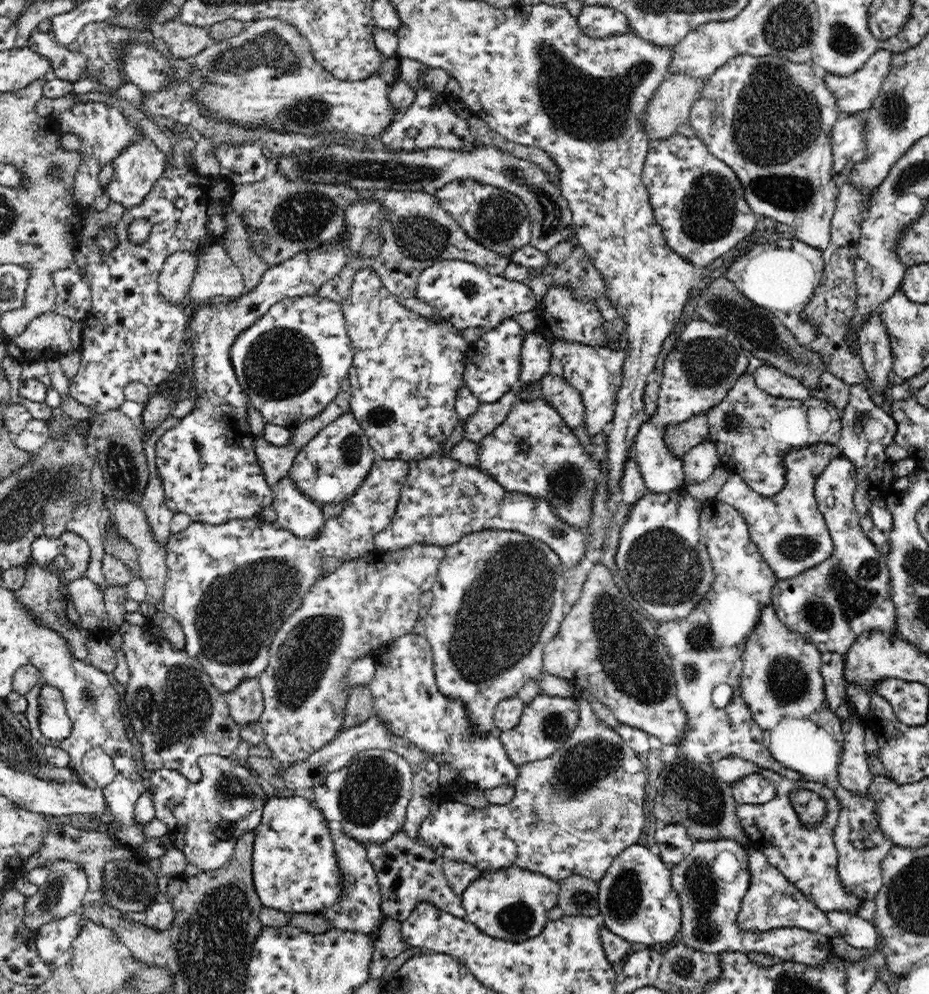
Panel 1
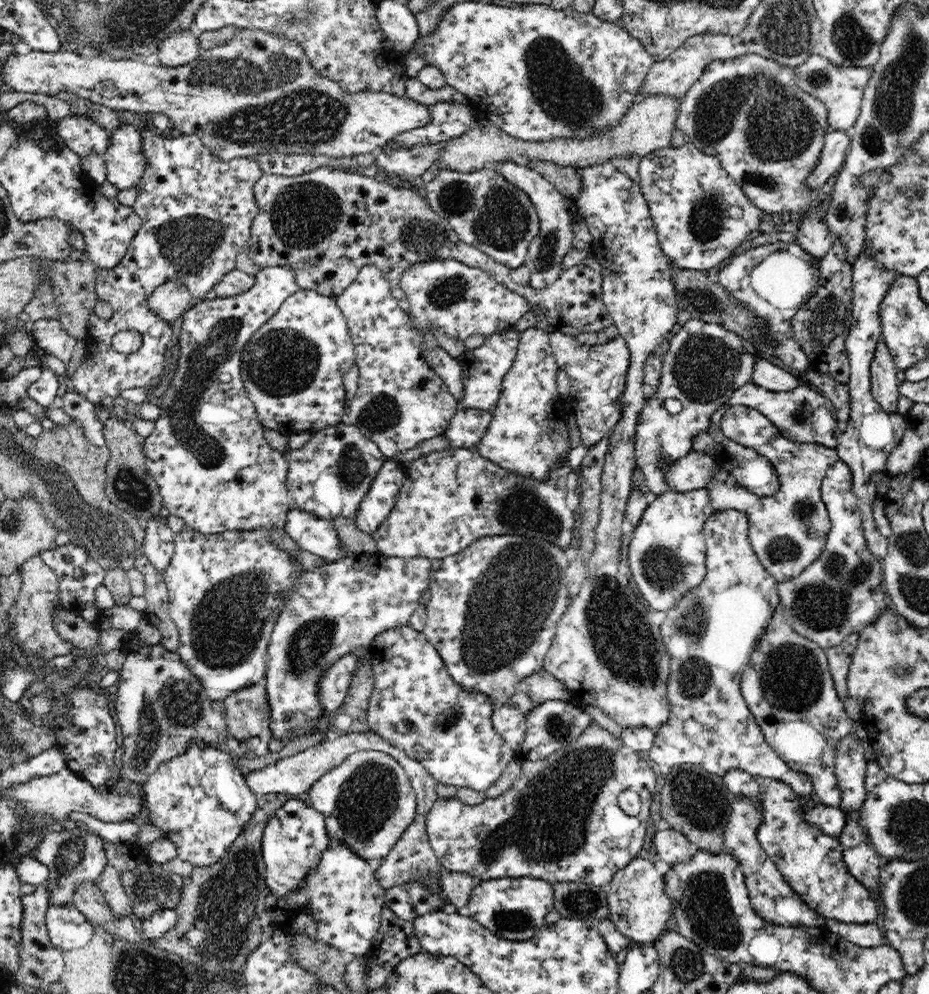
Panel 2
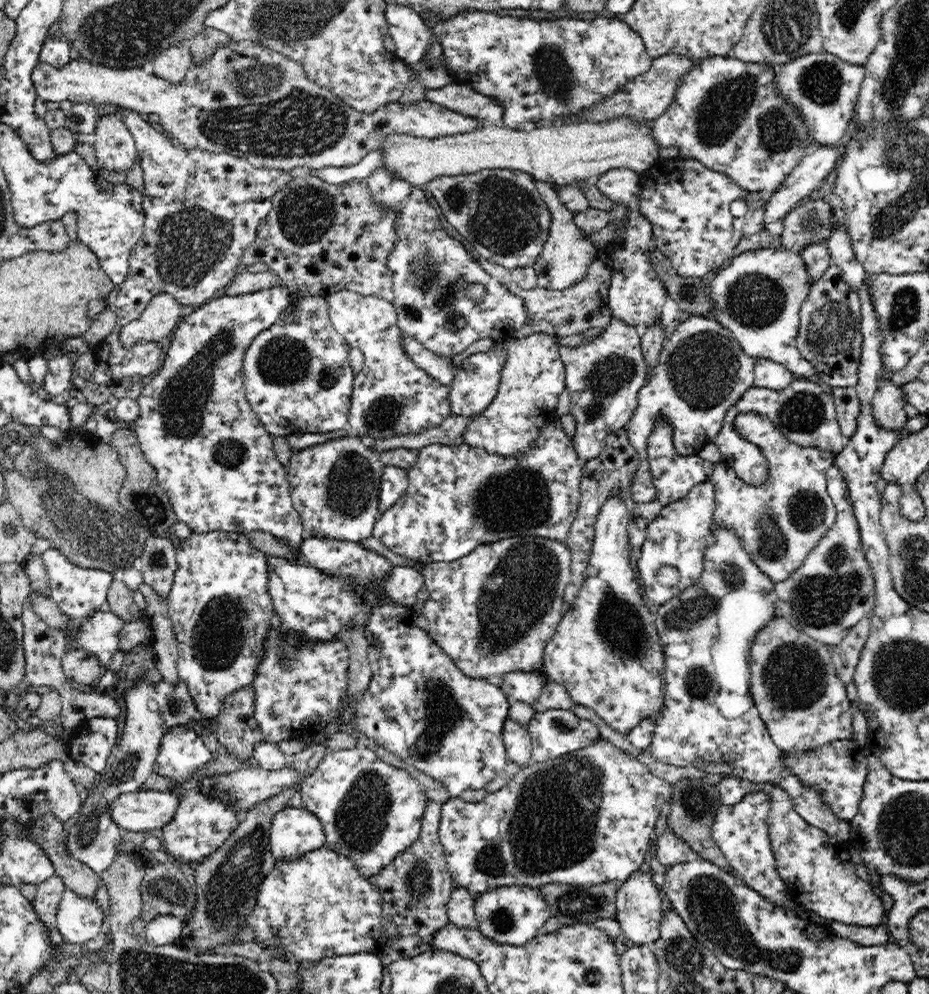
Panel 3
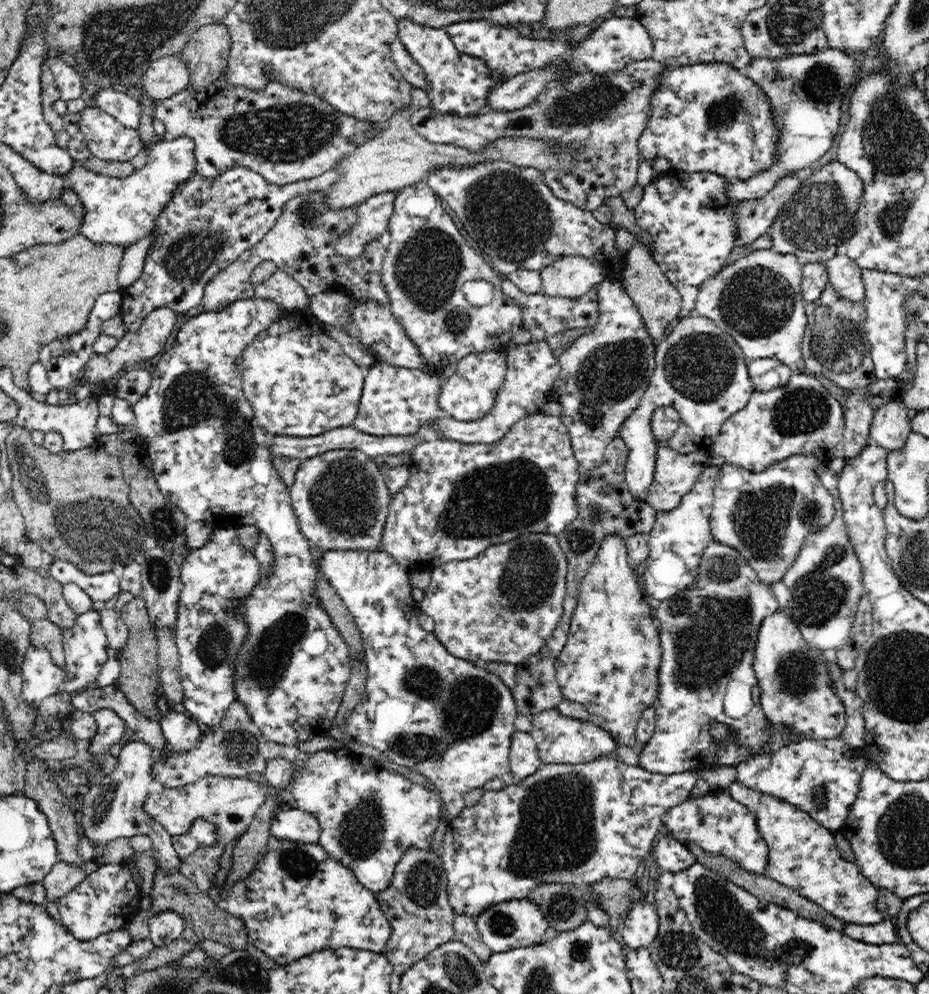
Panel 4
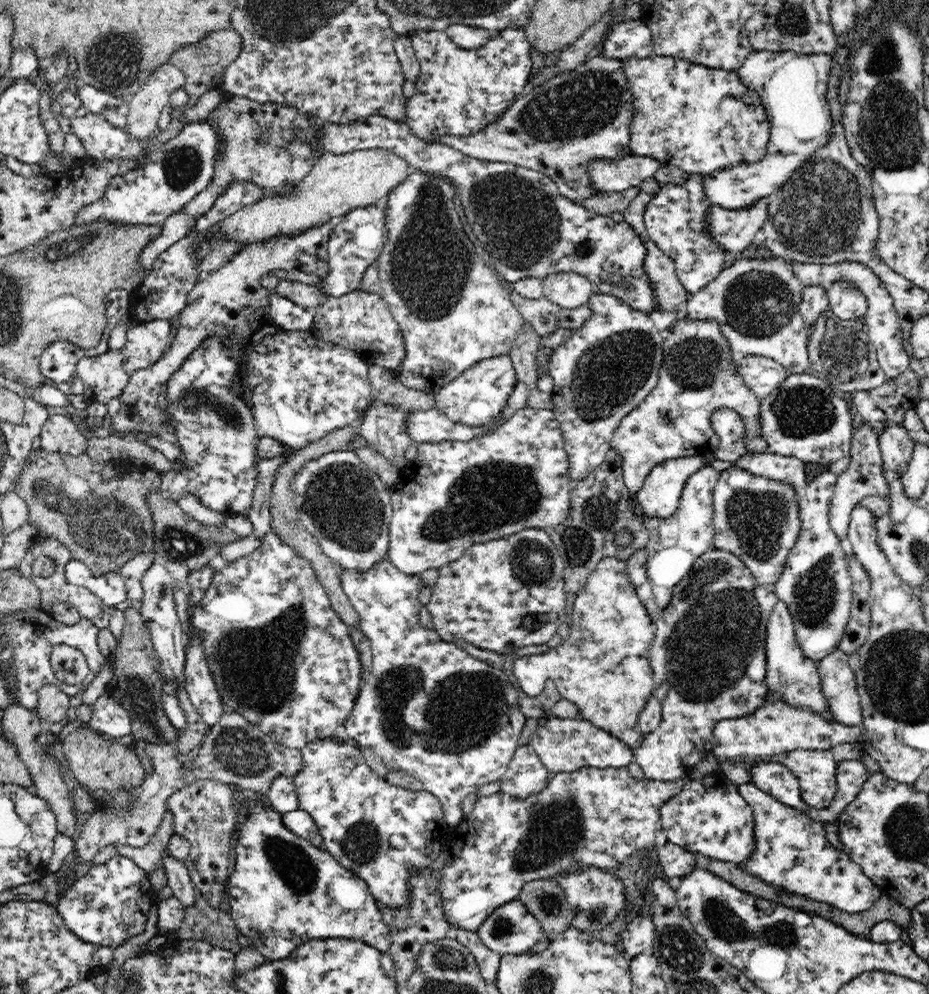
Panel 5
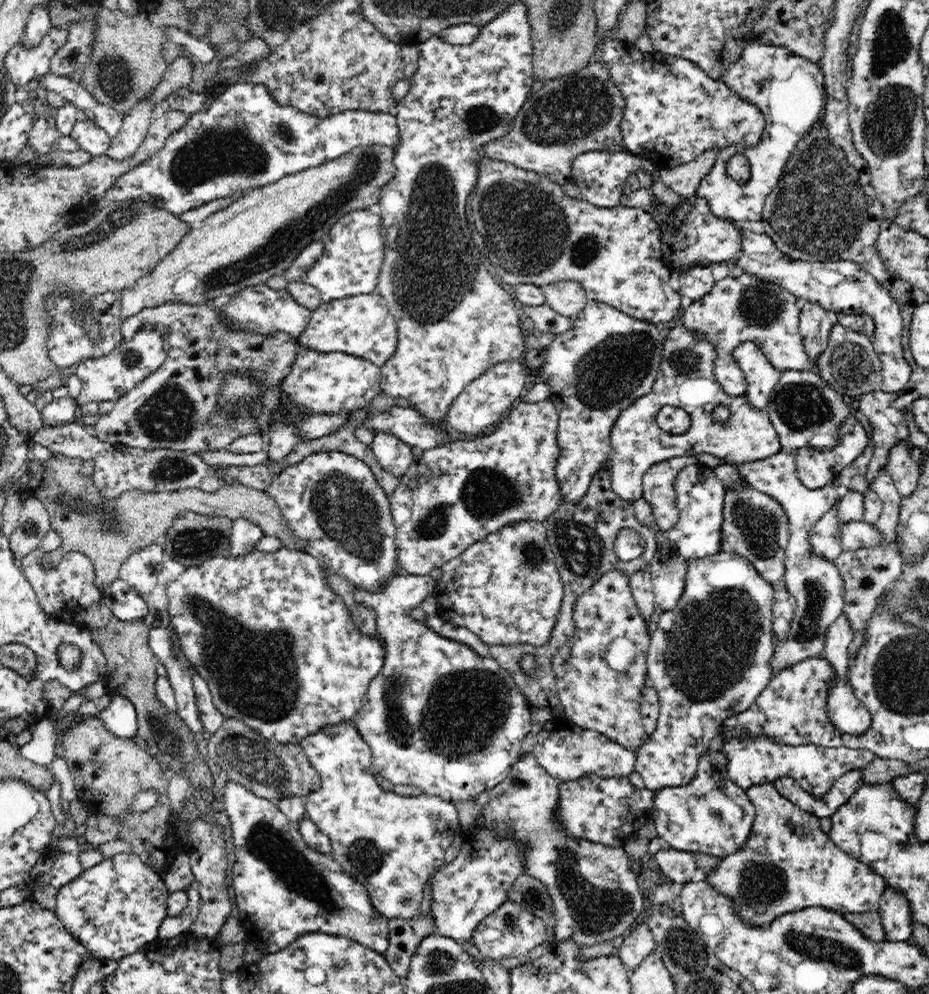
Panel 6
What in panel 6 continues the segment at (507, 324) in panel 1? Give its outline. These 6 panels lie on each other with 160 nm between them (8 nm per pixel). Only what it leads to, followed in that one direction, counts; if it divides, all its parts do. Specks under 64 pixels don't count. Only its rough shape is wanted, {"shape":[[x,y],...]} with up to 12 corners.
{"shape":[[520,359],[468,383],[445,416],[449,433],[485,434],[526,372]]}

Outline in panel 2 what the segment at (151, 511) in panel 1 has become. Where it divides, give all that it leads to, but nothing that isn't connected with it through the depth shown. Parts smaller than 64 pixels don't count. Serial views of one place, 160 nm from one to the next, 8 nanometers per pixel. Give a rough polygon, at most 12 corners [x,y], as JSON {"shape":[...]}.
{"shape":[[147,520],[143,552],[158,575],[173,558],[175,533]]}

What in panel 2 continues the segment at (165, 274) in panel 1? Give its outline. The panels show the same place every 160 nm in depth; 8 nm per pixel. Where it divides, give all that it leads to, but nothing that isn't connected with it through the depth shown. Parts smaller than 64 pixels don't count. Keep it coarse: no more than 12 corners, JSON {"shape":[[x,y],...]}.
{"shape":[[166,282],[147,297],[149,310],[166,324],[179,323],[190,291]]}

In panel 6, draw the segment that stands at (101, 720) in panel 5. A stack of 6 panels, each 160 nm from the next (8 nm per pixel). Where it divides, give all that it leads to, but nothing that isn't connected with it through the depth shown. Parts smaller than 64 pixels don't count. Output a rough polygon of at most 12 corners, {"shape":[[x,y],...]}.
{"shape":[[113,694],[96,717],[114,736],[137,734],[138,714],[132,701]]}

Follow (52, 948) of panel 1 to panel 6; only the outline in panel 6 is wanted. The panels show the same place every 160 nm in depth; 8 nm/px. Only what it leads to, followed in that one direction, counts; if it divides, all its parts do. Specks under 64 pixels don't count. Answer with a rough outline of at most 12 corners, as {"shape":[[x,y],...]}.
{"shape":[[134,852],[61,886],[55,916],[95,959],[158,939],[169,888]]}

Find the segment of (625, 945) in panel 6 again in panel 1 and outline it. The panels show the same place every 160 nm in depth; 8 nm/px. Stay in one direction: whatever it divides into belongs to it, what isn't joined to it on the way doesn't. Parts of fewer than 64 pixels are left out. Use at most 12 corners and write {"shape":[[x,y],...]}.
{"shape":[[650,847],[597,882],[599,924],[628,943],[678,940],[682,905]]}

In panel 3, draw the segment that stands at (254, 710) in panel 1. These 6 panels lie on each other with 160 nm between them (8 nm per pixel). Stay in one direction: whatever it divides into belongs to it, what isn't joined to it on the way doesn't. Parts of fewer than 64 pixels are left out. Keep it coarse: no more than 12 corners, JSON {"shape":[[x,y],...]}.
{"shape":[[254,690],[226,698],[214,730],[226,752],[244,761],[266,742]]}

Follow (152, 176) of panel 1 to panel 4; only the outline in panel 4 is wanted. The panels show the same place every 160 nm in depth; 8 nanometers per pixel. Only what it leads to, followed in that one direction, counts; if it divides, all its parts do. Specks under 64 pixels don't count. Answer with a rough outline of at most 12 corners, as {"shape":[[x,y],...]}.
{"shape":[[91,104],[79,135],[91,156],[126,162],[141,151],[137,129]]}

